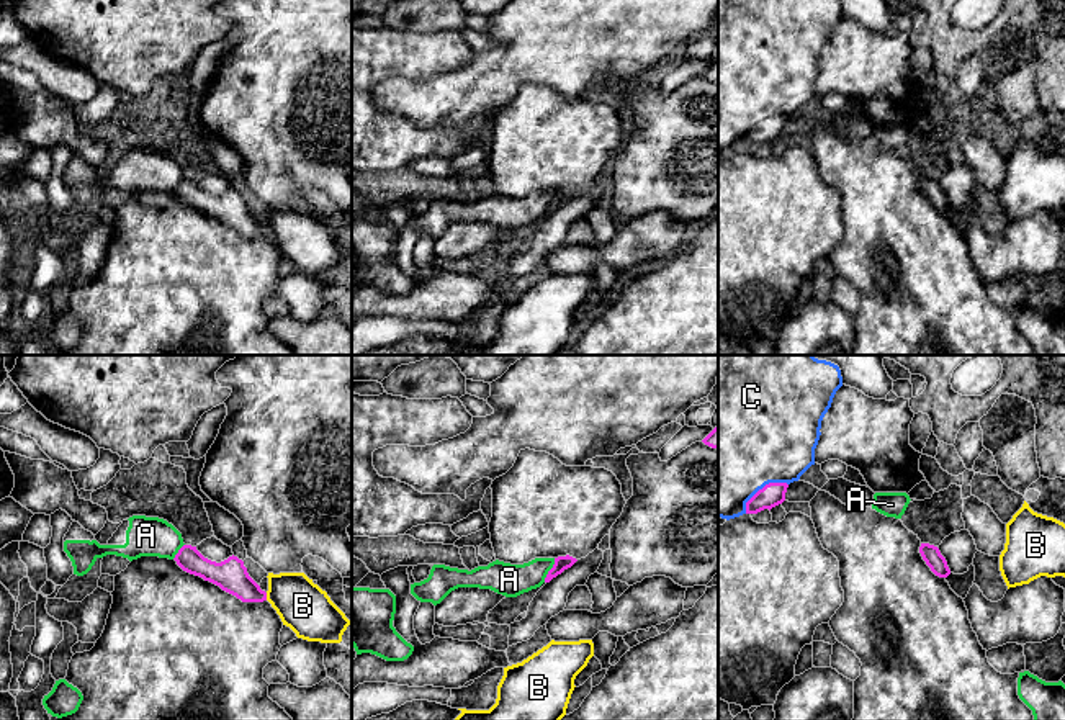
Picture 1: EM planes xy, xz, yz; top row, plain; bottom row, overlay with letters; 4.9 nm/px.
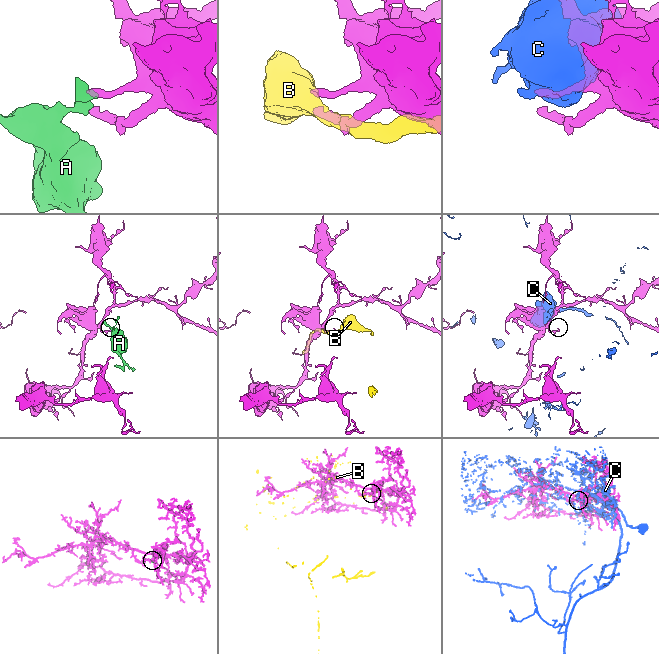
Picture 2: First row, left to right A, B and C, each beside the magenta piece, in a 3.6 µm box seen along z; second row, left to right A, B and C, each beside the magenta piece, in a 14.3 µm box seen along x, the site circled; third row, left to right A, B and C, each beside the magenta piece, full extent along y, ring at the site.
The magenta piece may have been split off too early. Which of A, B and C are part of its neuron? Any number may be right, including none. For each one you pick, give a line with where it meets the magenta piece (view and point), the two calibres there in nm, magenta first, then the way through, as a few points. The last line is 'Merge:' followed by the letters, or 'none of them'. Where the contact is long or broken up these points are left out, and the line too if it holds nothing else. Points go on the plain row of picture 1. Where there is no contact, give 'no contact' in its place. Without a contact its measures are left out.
Merge: none of them

